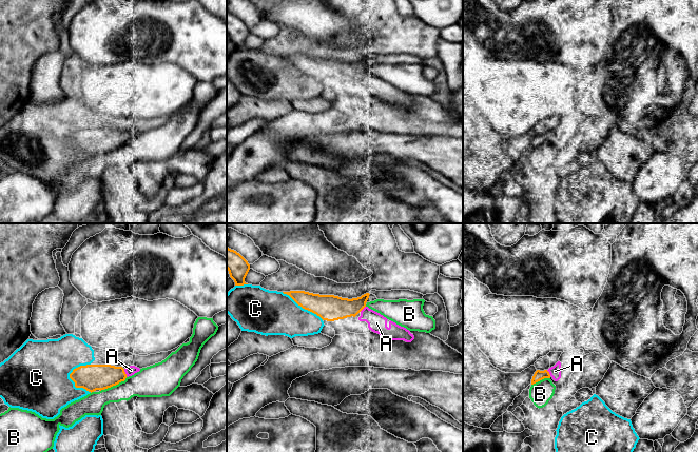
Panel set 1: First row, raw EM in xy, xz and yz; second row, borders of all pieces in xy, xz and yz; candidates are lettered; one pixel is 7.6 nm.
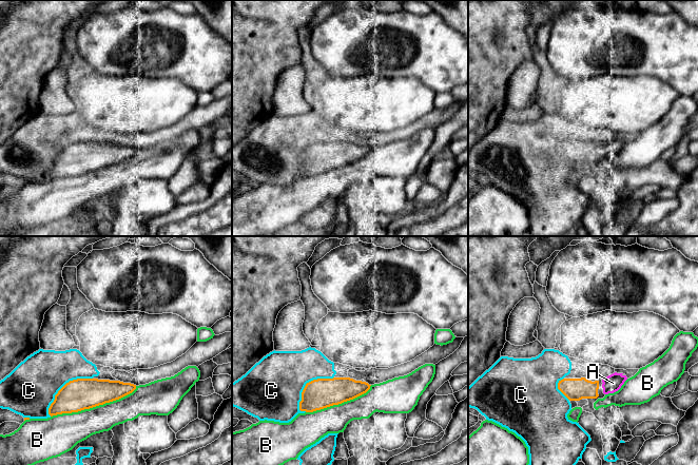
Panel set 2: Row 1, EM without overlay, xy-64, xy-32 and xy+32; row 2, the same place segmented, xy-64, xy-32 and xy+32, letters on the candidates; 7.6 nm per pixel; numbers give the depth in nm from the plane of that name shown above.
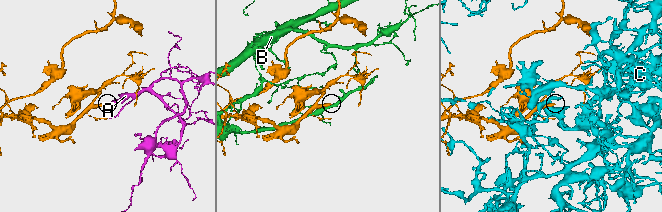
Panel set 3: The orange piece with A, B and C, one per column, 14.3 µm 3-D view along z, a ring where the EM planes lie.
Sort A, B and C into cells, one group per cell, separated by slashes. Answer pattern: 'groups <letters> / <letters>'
groups A / B / C

